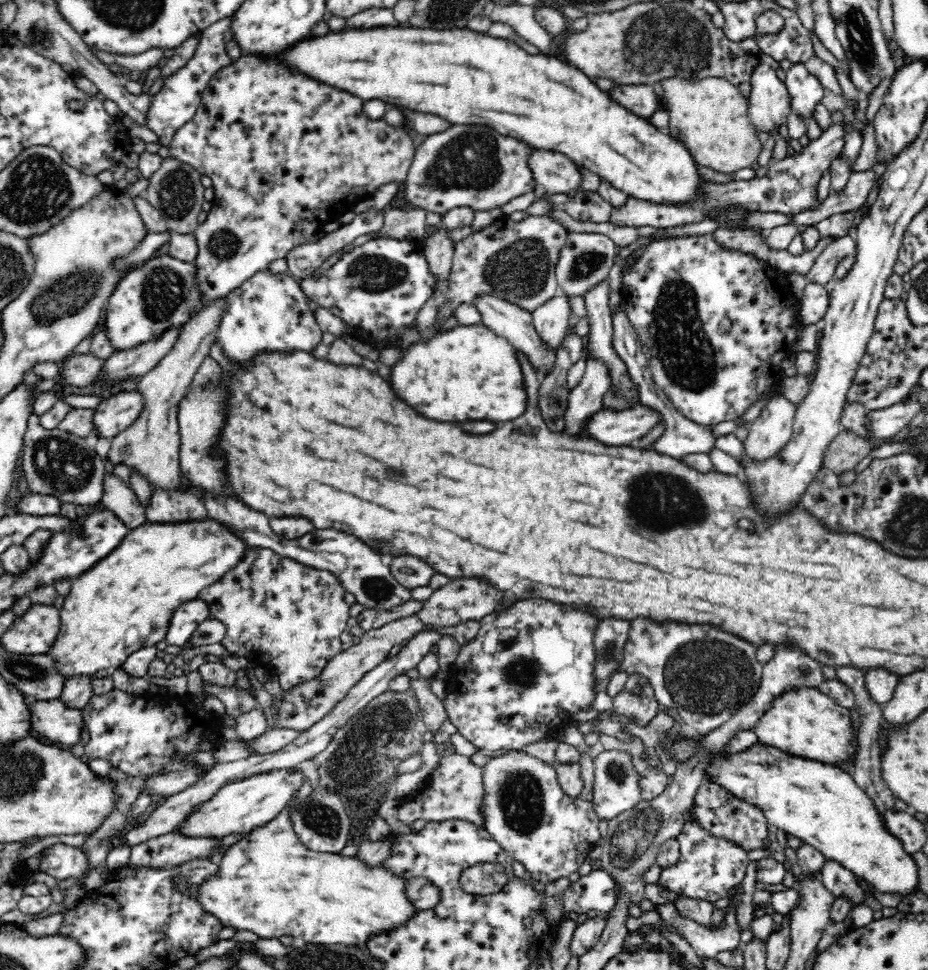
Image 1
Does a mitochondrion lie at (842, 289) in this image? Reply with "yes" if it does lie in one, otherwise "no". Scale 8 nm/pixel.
no

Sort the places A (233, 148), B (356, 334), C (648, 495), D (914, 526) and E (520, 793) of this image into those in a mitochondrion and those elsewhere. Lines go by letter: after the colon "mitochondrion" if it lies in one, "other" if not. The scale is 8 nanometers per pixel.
A: other
B: other
C: mitochondrion
D: mitochondrion
E: mitochondrion

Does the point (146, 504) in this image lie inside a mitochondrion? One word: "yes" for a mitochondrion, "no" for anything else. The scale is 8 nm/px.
no

